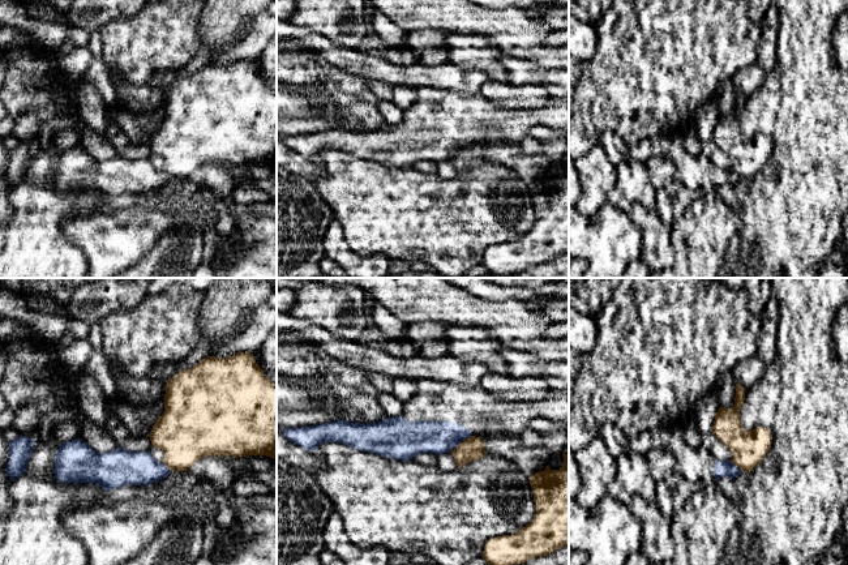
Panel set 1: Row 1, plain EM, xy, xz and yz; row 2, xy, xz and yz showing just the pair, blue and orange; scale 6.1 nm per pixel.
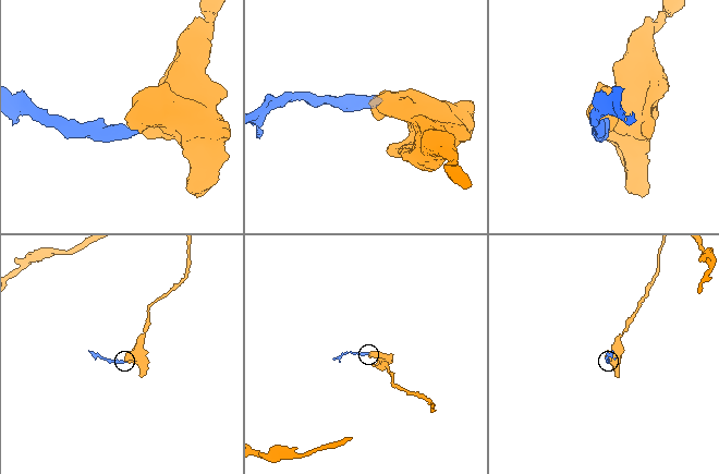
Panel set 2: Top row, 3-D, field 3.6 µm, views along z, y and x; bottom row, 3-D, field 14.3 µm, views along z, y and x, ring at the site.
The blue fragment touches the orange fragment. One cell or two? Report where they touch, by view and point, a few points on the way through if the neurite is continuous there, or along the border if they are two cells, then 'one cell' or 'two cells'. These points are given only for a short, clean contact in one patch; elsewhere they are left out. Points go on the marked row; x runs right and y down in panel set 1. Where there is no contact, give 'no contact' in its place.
contact xz (459, 442); border xz (471, 435), (449, 452); two cells

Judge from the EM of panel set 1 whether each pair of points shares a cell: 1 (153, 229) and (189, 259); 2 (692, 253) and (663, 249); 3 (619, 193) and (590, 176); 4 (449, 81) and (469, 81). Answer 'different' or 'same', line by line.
1: different
2: different
3: different
4: same

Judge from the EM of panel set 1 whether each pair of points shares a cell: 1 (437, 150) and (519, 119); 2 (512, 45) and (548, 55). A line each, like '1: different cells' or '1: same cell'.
1: same cell
2: same cell

